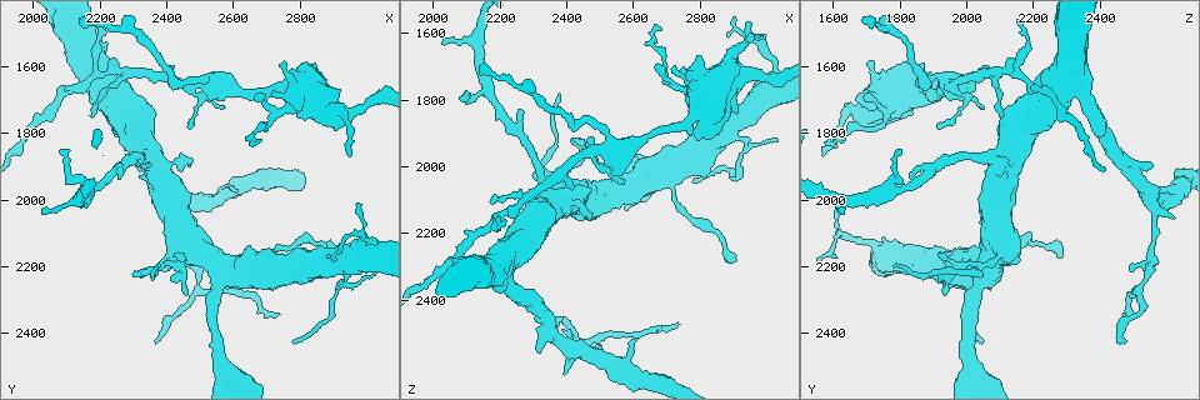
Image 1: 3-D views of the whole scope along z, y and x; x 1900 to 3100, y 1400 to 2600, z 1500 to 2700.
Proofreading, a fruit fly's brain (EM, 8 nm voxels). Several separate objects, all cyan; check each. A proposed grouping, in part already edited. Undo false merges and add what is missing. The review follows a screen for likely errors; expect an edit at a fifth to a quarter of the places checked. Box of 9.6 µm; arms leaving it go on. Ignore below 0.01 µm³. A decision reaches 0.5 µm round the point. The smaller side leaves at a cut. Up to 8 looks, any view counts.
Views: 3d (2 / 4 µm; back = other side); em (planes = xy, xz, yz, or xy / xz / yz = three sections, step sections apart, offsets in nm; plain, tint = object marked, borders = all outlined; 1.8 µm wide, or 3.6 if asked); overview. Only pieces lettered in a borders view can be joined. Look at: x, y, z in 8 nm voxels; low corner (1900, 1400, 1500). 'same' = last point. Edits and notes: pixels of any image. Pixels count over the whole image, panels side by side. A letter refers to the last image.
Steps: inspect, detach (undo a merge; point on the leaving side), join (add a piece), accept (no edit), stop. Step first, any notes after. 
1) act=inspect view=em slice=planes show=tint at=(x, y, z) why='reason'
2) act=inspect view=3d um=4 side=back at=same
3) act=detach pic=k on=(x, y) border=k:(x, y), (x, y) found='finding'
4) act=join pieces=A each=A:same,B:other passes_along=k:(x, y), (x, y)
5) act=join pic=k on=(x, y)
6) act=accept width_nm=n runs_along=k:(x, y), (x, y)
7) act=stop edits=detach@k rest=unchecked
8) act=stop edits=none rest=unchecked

act=inspect view=em um=3.6 slice=planes show=tint at=(2350, 1870, 2090) why='calibre changes'

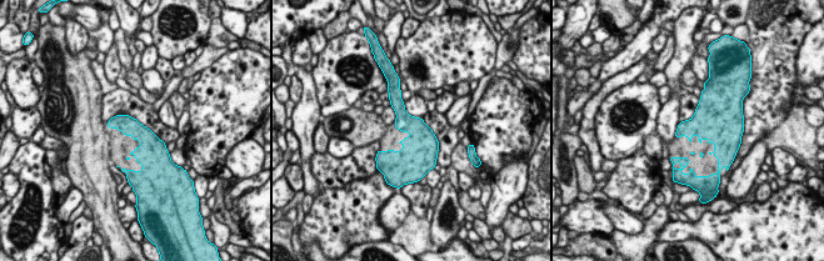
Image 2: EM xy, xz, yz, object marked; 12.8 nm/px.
act=inspect view=em um=3.6 slice=planes show=borders at=same

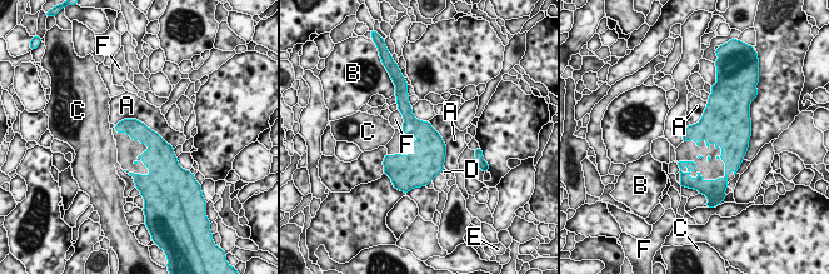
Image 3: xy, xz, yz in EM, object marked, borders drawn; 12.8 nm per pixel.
act=accept each=A:other,B:other,C:other,D:other,E:other,F:other border=3:(115, 124), (141, 120), (174, 148) found='all the same neuron'

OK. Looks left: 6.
act=inspect view=3d um=2 side=back at=(2080, 1860, 1800) why='tapers out'

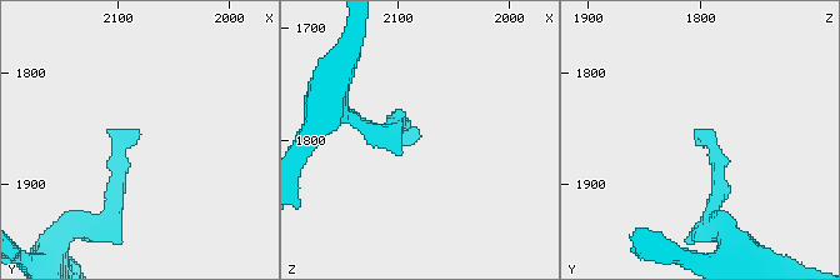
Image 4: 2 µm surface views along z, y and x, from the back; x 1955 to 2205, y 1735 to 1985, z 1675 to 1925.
act=inspect view=em slice=xy step=8 show=tint at=(2084, 1866, 1802) why='shape alone is not enough'

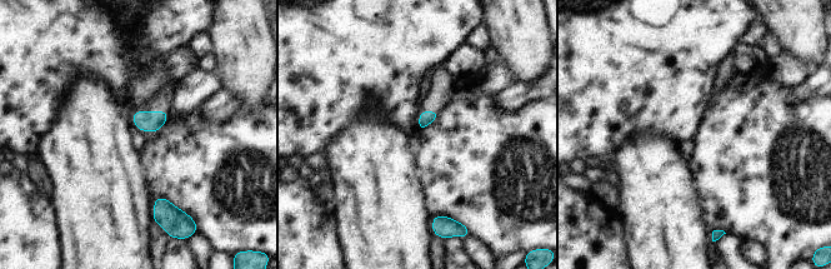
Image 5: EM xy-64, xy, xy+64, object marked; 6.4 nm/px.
act=inspect view=em slice=planes show=borders at=same

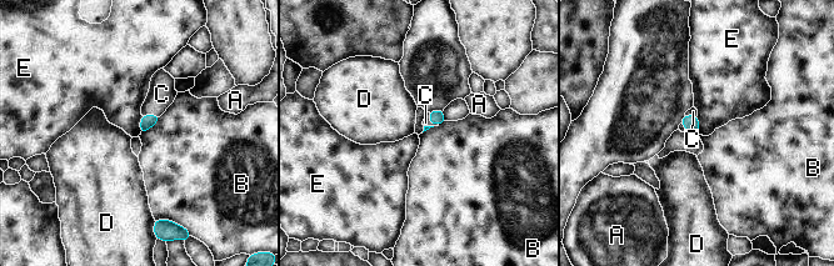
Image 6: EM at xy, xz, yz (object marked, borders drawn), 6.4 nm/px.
act=join pieces=C each=A:other,B:other,C:same,D:other,E:other passes_along=6:(146, 121), (151, 115), (161, 94) found='the neuron continues'

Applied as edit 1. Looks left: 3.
act=stop edits=join@6 rest=unchecked

